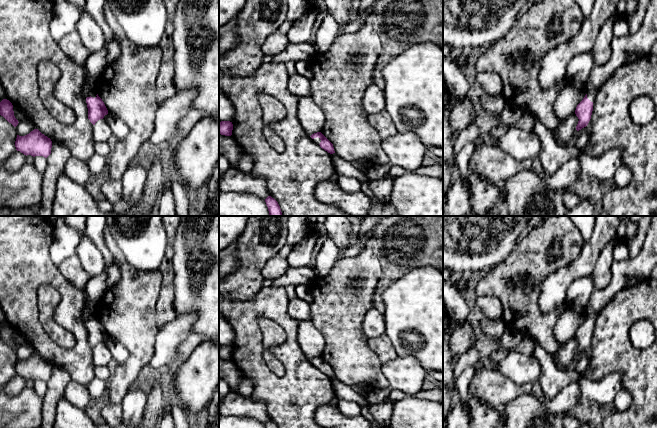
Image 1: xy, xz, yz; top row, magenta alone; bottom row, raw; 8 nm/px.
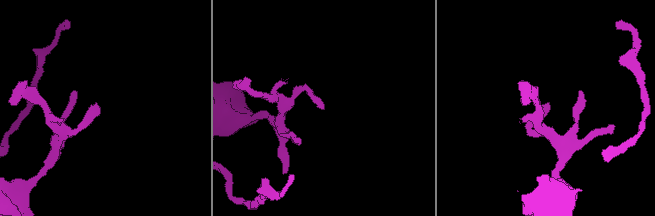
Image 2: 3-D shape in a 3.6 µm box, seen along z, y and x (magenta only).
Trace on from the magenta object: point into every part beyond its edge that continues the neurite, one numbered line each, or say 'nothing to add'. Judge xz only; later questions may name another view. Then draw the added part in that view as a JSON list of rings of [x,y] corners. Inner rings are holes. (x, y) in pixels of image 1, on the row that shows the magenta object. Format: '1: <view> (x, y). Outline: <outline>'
nothing to add

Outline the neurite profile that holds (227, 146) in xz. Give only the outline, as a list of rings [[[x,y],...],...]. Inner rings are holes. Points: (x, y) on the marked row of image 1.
[[[219,134],[219,155],[227,157],[232,167],[238,167],[239,147],[231,136]]]

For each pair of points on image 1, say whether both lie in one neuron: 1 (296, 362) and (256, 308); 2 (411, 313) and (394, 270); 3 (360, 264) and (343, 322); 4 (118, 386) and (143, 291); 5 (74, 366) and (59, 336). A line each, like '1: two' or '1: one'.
1: one
2: two
3: one
4: one
5: two

